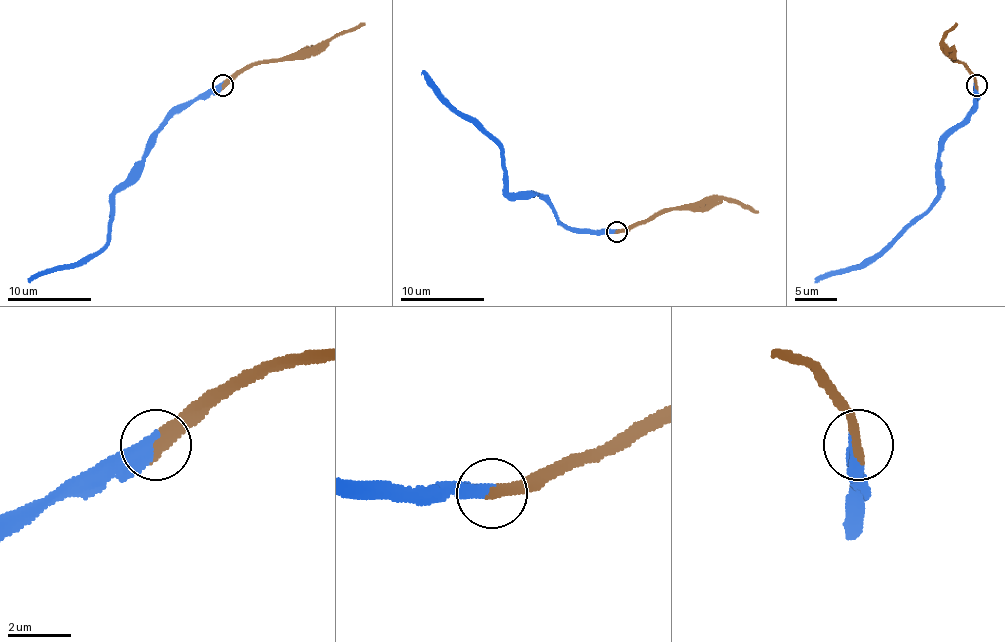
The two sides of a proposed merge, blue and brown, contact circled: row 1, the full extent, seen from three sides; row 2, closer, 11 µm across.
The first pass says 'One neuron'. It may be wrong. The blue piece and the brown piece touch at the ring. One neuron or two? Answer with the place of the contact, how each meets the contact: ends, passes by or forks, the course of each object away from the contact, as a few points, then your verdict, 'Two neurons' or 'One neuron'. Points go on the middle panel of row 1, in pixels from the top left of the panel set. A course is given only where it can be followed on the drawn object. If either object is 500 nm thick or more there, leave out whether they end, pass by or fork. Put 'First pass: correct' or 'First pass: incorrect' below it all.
Place: (616, 232). At the ring blue ends. At the ring brown ends. Course of blue: (616, 232), (574, 232), (538, 194), (508, 192), (504, 152), (477, 129), (422, 70). Course of brown: (616, 232), (631, 230), (673, 209), (698, 209), (717, 205), (724, 198), (749, 205), (757, 211). One neuron
First pass: correct

